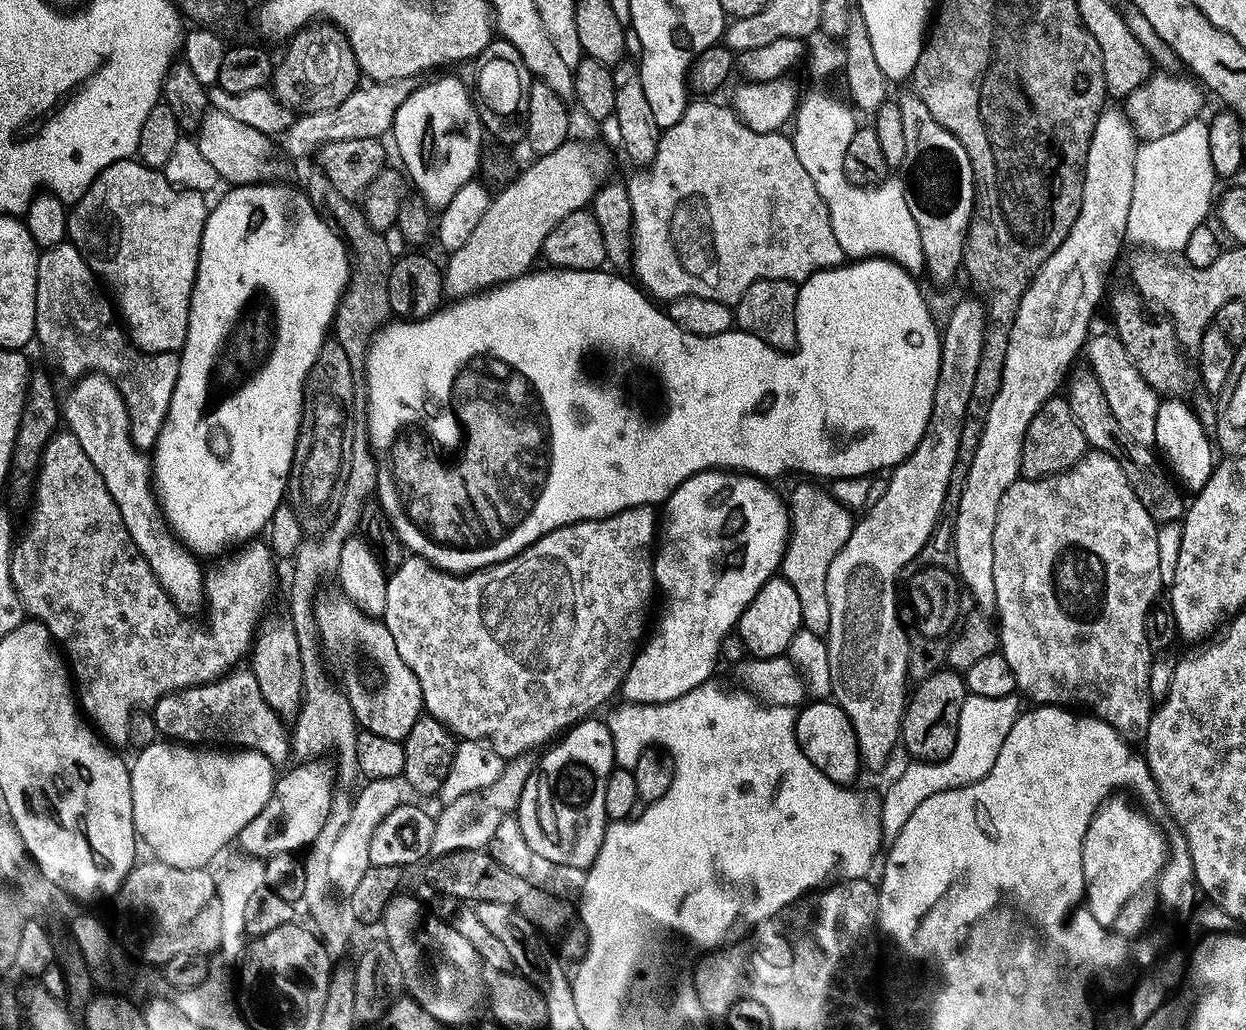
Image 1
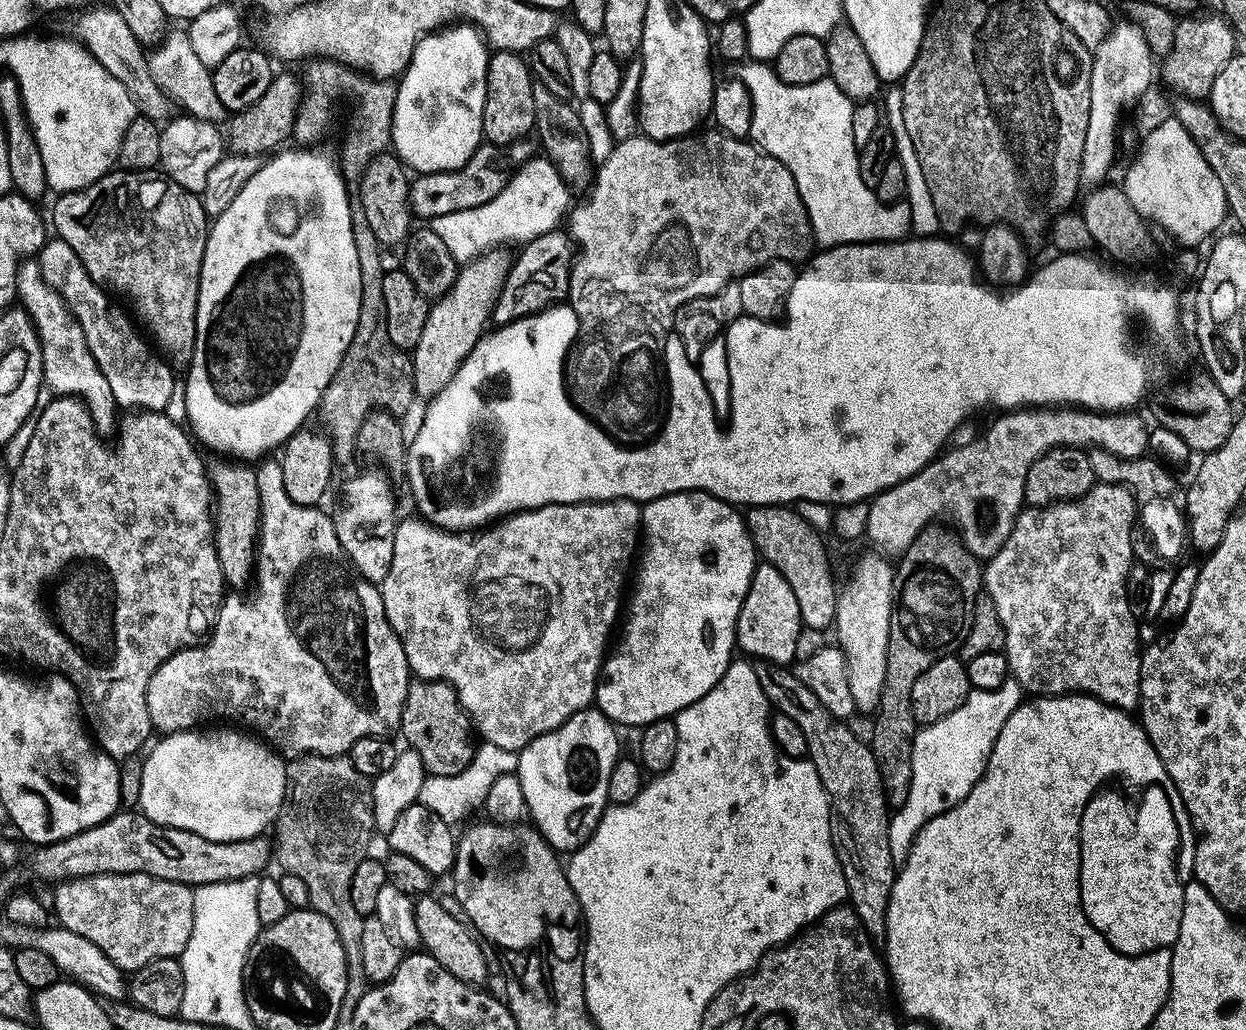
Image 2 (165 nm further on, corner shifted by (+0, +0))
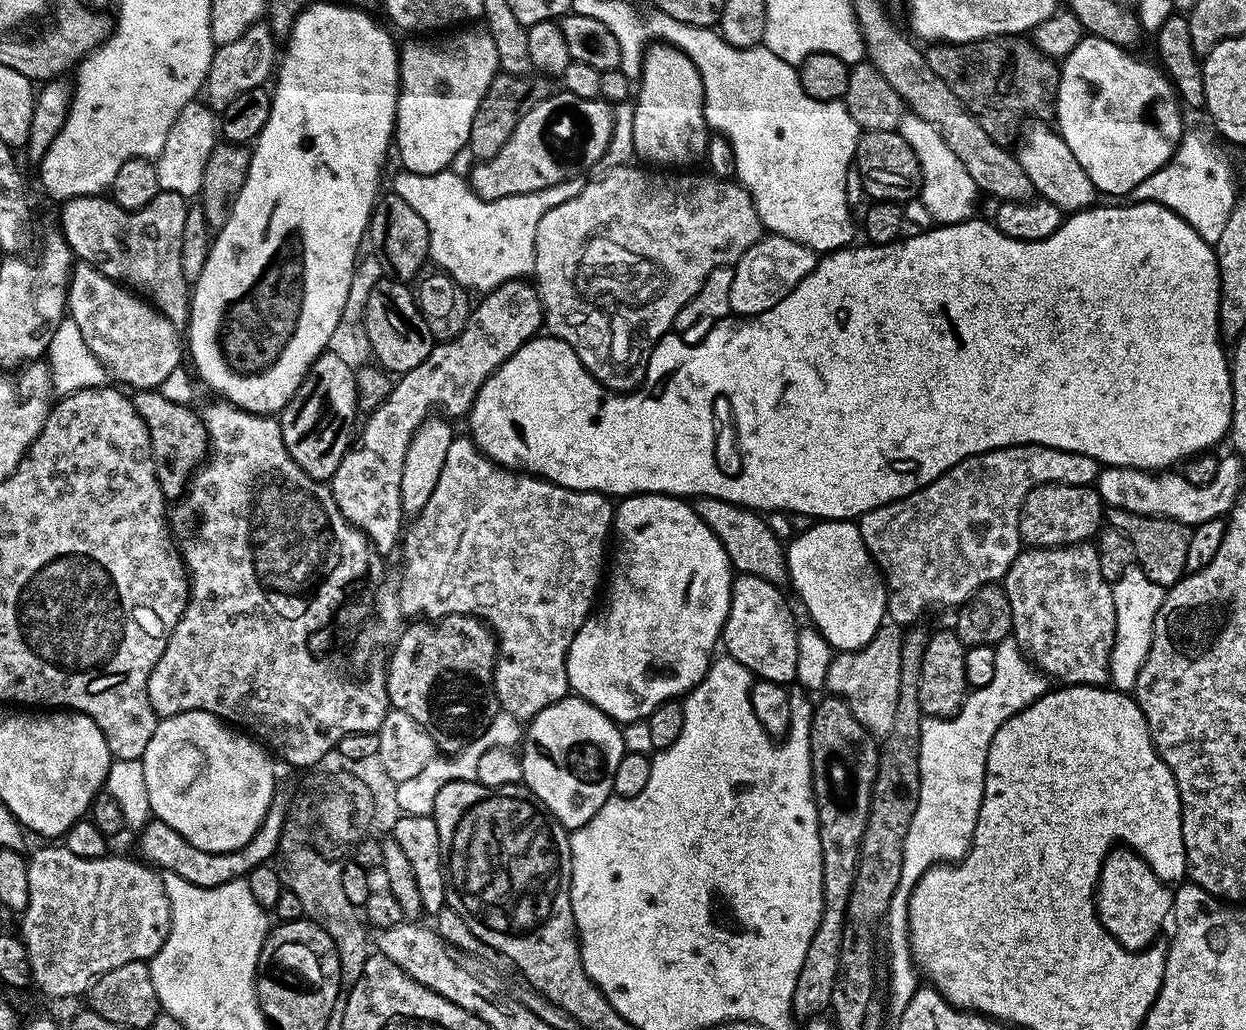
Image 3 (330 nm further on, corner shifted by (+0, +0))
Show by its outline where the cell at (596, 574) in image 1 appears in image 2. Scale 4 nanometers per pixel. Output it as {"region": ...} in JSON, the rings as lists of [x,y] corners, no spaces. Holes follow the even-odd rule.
{"region":[[[583,500],[577,504],[546,504],[541,508],[525,508],[523,512],[511,513],[503,517],[499,522],[493,523],[491,526],[485,527],[475,534],[472,532],[448,532],[445,528],[435,524],[429,524],[427,520],[416,514],[411,514],[412,516],[406,517],[405,520],[403,517],[396,525],[394,558],[390,558],[390,570],[386,574],[386,578],[379,585],[379,589],[382,594],[384,609],[386,610],[386,618],[394,630],[394,634],[398,634],[398,638],[402,642],[402,650],[406,654],[409,673],[411,673],[413,677],[422,680],[445,680],[458,694],[460,704],[463,706],[464,711],[468,713],[471,727],[478,733],[479,739],[485,744],[500,746],[502,750],[510,750],[514,753],[519,753],[520,749],[525,748],[535,736],[546,734],[550,730],[562,726],[562,722],[566,722],[574,714],[583,712],[585,708],[589,707],[589,705],[595,701],[596,682],[600,678],[600,670],[604,666],[604,657],[610,648],[608,635],[611,634],[612,627],[616,624],[616,619],[618,619],[618,624],[622,616],[622,608],[620,612],[620,587],[624,584],[624,567],[626,567],[631,560],[633,563],[634,557],[638,552],[638,533],[641,531],[640,510],[641,505],[635,500]]]}

